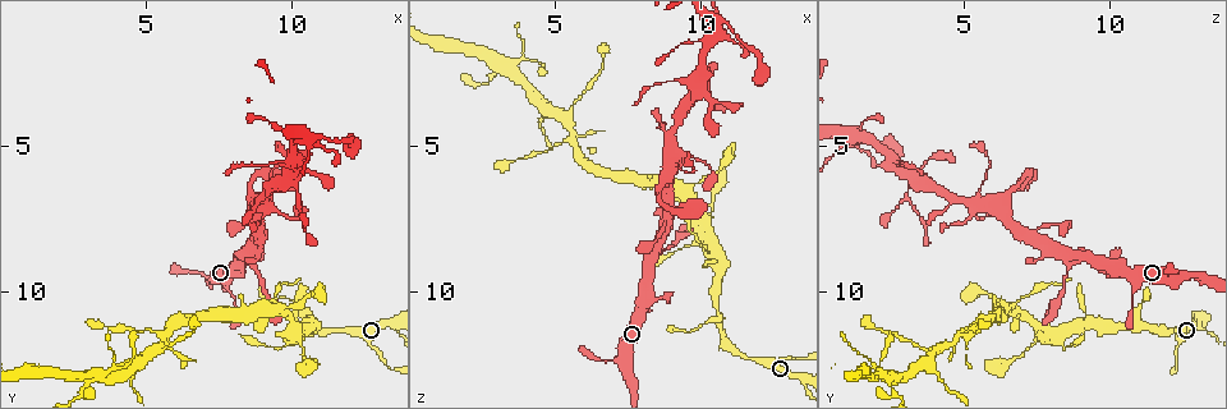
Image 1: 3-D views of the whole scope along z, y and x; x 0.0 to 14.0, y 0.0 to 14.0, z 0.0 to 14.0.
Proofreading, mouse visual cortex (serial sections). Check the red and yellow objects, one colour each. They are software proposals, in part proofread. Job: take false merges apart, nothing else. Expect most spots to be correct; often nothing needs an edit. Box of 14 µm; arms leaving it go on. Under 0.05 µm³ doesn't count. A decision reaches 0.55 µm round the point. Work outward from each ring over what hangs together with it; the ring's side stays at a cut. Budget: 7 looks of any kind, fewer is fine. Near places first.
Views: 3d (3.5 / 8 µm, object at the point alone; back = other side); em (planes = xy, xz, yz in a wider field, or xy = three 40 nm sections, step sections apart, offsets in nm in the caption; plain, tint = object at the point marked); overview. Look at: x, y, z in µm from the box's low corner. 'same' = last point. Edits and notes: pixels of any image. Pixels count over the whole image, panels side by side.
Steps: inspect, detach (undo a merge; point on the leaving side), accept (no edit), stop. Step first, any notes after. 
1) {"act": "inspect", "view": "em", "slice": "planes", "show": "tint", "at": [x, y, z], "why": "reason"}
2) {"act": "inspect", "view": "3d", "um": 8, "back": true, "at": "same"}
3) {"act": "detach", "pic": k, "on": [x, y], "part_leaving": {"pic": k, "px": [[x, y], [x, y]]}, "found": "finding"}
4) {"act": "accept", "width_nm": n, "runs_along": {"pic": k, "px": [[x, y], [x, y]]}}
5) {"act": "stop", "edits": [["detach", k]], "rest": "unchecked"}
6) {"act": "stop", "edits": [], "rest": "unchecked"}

{"act": "inspect", "view": "3d", "um": 3.5, "back": true, "at": [9.2, 6.0, 5.7], "why": "thick turns thin"}

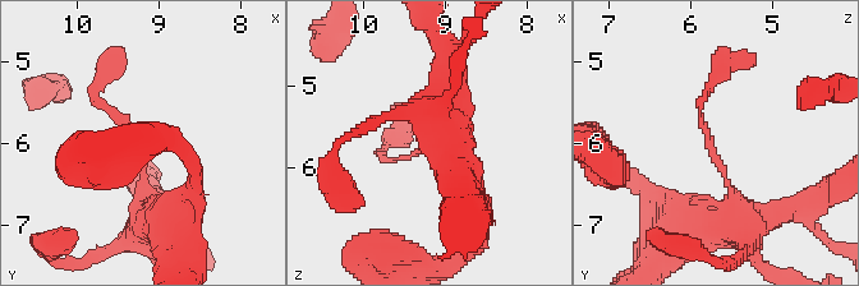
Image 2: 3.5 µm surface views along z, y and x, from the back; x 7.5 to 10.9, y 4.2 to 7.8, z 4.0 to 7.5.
{"act": "inspect", "view": "em", "slice": "planes", "show": "tint", "at": "same", "why": "shape alone is not enough"}

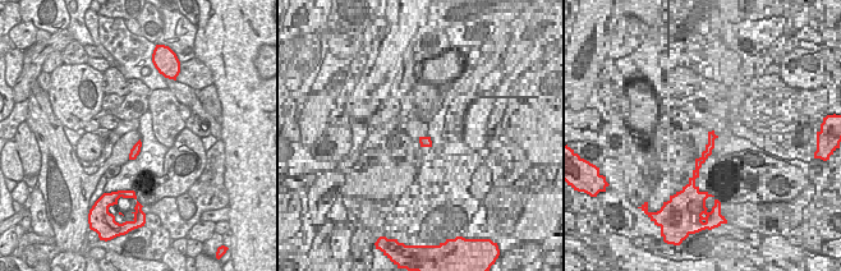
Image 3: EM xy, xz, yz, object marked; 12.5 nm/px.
{"act": "accept", "width_nm": 120, "runs_along": {"pic": 2, "px": [[166, 218], [96, 90]]}, "found": "one cell here"}

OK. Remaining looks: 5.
{"act": "inspect", "view": "3d", "um": 3.5, "back": true, "at": [5.3, 12.0, 4.1], "why": "three arms meet"}

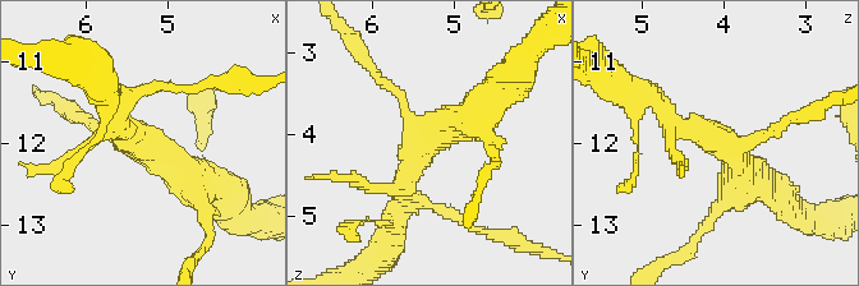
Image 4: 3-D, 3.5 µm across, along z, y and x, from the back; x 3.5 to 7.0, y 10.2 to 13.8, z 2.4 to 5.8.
{"act": "inspect", "view": "em", "slice": "xy", "step": 3, "show": "plain", "at": [5.35, 11.95, 4.05], "arms": 3, "arm_widths_nm": [150, 250, 400], "why": "now the EM"}

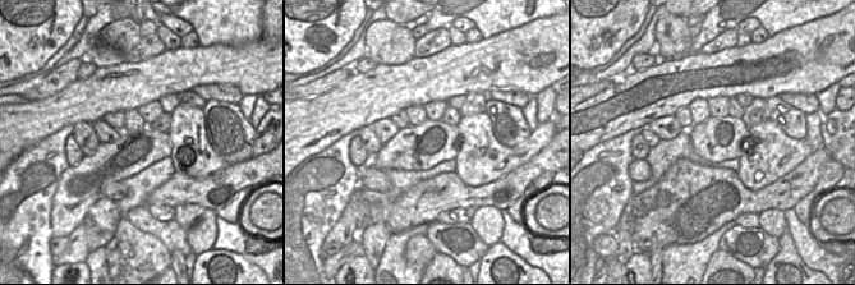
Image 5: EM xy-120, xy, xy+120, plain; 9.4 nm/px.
{"act": "inspect", "view": "em", "slice": "xy", "step": 3, "show": "tint", "at": "same", "why": "with the object marked"}

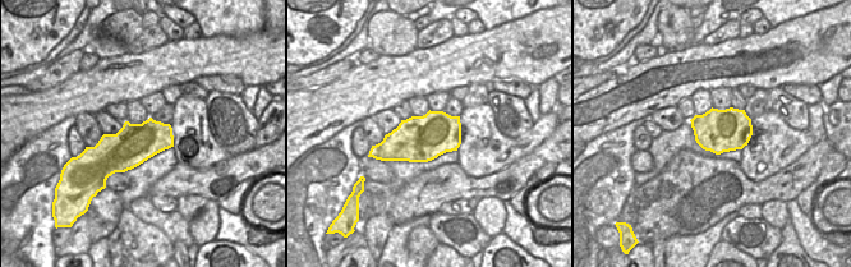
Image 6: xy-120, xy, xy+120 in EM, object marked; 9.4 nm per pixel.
{"act": "accept", "width_nm": 440, "runs_along": {"pic": 4, "px": [[656, 101], [752, 184]]}, "found": "all the same cell"}

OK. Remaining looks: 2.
{"act": "inspect", "view": "3d", "um": 3.5, "at": [3.4, 12.9, 2.4]}

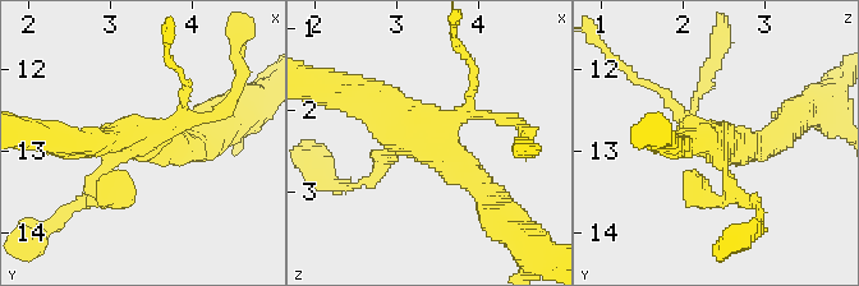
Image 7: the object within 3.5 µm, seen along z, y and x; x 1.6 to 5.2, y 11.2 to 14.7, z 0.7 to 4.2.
{"act": "accept", "arm_widths_nm": [150, 150, 300, 300], "runs_along": {"pic": 7, "px": [[491, 203], [436, 147], [361, 102]]}, "found": "all the same cell"}

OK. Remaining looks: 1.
{"act": "stop", "edits": [], "rest": "unchecked"}

